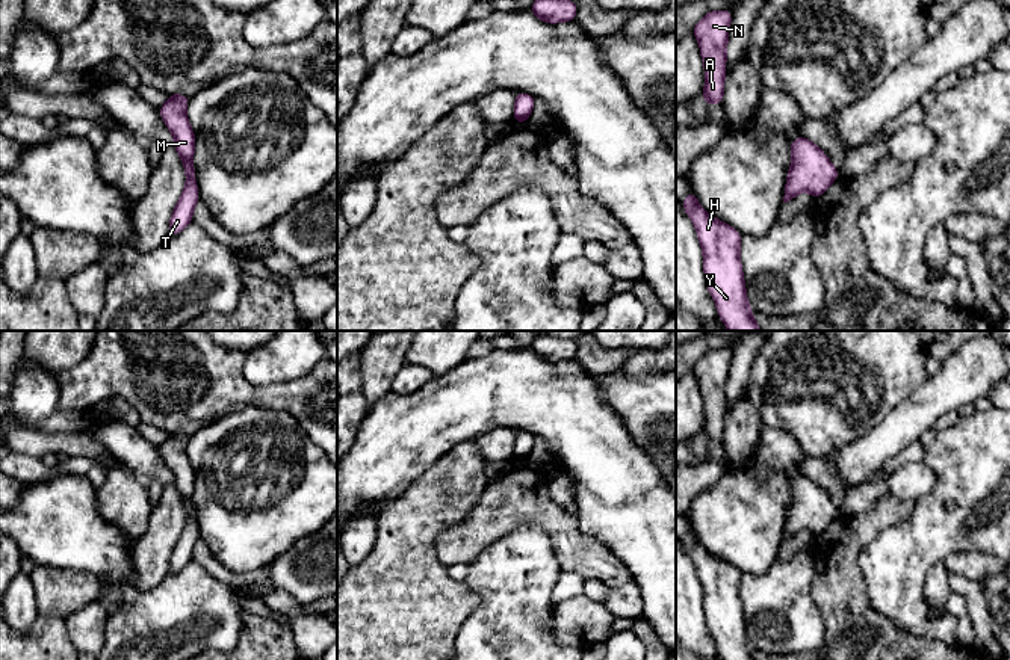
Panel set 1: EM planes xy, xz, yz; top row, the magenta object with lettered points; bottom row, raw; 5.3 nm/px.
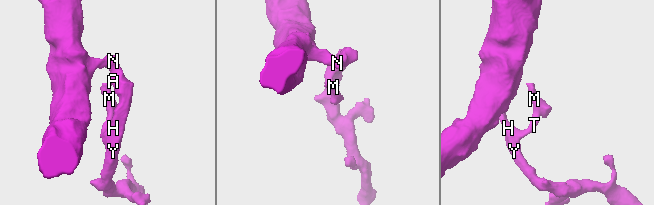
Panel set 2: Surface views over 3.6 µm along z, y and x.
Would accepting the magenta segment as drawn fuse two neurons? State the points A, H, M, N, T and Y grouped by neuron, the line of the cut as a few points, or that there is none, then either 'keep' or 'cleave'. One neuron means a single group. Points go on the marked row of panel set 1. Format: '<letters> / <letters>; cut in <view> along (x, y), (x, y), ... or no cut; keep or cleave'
A H M N T Y; no cut; keep

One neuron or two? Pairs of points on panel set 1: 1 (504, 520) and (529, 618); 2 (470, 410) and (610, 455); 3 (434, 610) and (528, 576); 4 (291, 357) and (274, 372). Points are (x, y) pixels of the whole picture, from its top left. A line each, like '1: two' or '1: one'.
1: two
2: one
3: two
4: one

